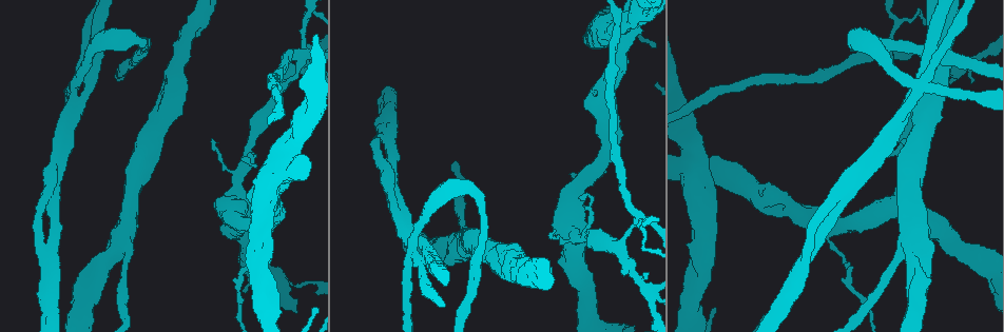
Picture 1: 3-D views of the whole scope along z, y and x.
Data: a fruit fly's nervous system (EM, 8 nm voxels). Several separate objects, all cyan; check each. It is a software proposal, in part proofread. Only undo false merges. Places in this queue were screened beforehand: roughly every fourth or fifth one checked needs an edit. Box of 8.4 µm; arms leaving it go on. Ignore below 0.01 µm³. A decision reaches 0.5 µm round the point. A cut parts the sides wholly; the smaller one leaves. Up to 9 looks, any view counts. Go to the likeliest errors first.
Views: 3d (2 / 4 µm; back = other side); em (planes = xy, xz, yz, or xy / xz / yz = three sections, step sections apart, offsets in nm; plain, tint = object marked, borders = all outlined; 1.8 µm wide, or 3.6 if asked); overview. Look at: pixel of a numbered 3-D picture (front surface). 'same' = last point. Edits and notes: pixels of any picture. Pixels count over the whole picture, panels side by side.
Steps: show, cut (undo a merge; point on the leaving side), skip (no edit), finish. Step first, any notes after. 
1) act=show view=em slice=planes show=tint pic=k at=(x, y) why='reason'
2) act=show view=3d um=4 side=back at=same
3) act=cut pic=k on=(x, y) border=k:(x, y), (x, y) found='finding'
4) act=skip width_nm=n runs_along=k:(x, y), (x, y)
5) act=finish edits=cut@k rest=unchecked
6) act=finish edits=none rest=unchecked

act=show view=3d um=4 pic=1 at=(74, 83) why='sharp bend'

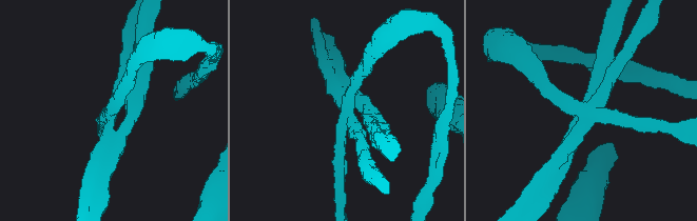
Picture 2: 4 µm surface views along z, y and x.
act=show view=em slice=planes show=tint pic=2 at=(111, 109) why='shape alone is not enough'

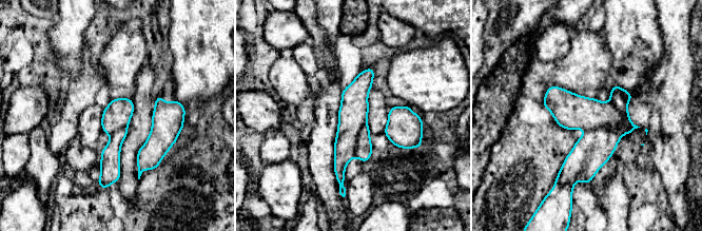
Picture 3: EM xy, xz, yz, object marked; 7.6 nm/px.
act=cut pic=3 on=(577, 112) border=3:(625, 130), (597, 127), (585, 131) found='two cells meet here'

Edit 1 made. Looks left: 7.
act=show view=overview why='redraw'

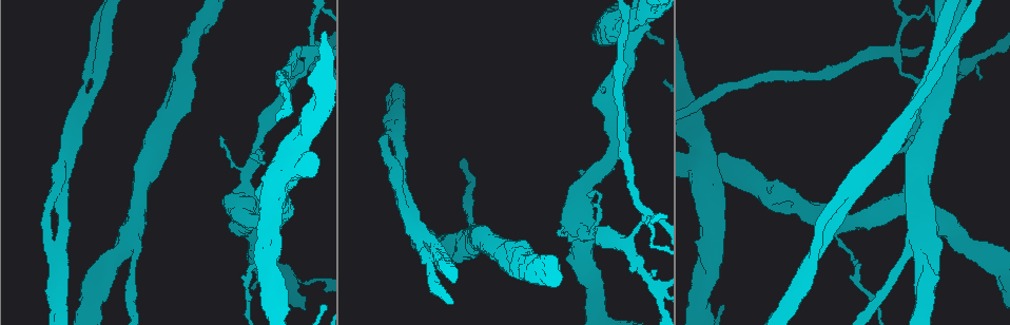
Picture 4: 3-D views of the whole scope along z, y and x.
act=show view=em slice=planes show=plain pic=4 at=(893, 50)

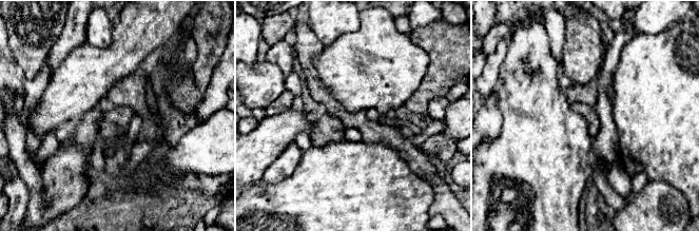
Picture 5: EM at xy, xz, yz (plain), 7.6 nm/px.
act=show view=em slice=planes show=borders at=same

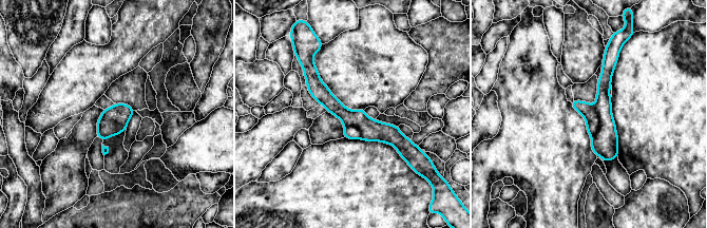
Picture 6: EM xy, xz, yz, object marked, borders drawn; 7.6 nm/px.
act=cut pic=6 on=(588, 111) found='two cells meet here'

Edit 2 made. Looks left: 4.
act=show view=3d um=4 pic=4 at=(711, 169)

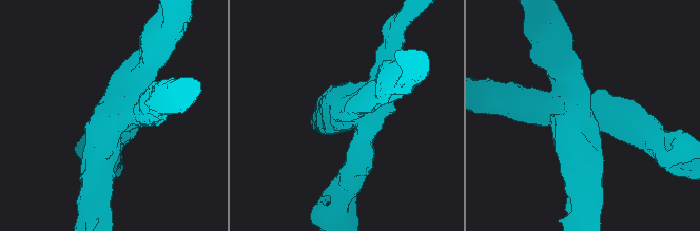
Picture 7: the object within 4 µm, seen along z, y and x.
act=show view=em um=3.6 slice=xy step=8 show=tint pic=7 at=(120, 111) arms=4

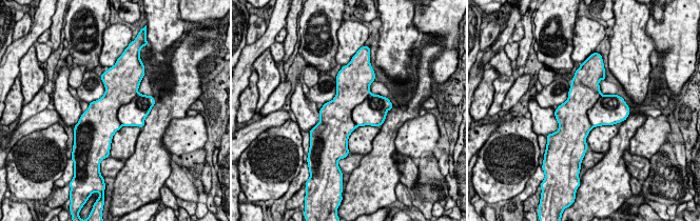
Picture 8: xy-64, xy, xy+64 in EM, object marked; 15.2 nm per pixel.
act=show view=em um=3.6 slice=planes show=tint at=same

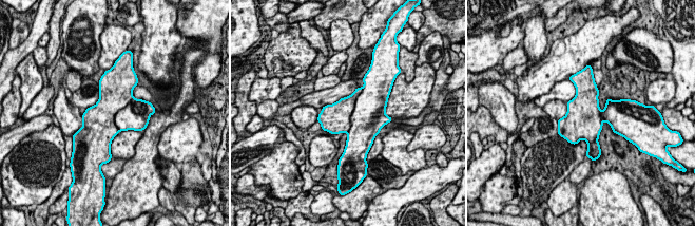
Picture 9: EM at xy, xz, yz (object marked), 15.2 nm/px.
act=cut pic=9 on=(368, 115) border=9:(362, 88), (355, 100), (348, 132) found='two cells meet here'

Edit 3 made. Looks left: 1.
act=show view=em slice=planes show=tint pic=4 at=(399, 185) why='branch point'

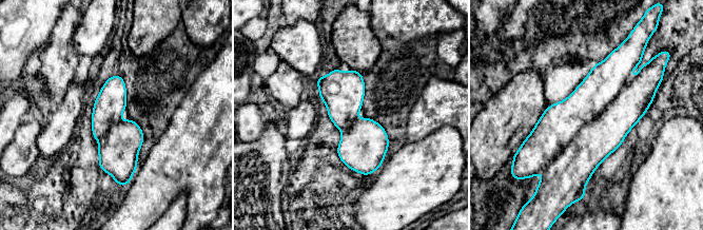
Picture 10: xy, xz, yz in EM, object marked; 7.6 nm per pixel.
act=skip width_nm=260 found='continuous, no second cell'

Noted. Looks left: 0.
act=finish edits=cut@3,cut@6,cut@9 rest=unchecked

